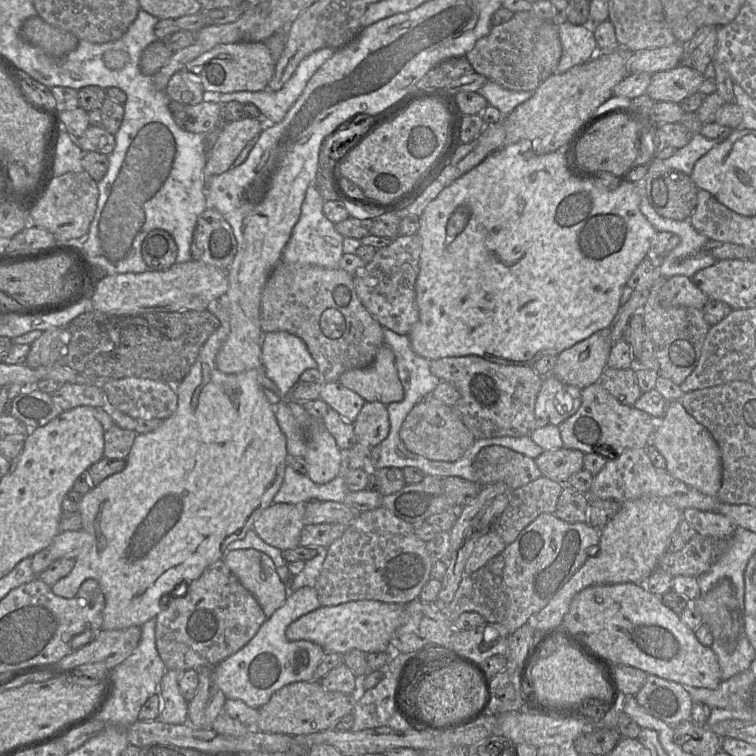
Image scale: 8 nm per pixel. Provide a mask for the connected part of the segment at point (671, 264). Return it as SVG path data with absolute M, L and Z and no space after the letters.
M646 194L641 199L640 210L650 224L657 230L657 232L671 232L678 235L680 238L680 243L678 246L670 252L663 264L658 268L660 277L669 279L673 276L681 275L692 278L702 269L716 264L718 260L702 250L703 246L709 239L694 229L690 219L676 221L661 217L648 202Z

